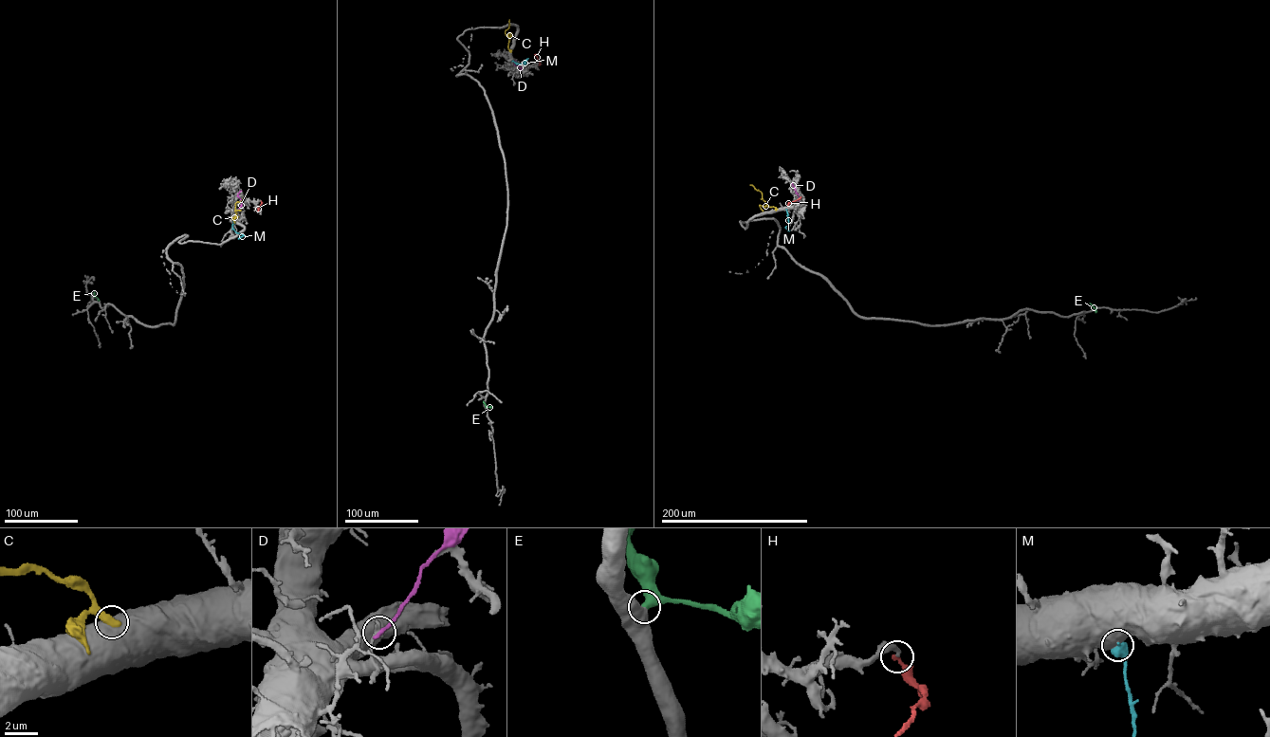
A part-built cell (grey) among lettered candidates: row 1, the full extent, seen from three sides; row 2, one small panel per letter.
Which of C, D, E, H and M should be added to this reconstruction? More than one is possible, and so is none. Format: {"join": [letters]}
{"join": ["E"]}

